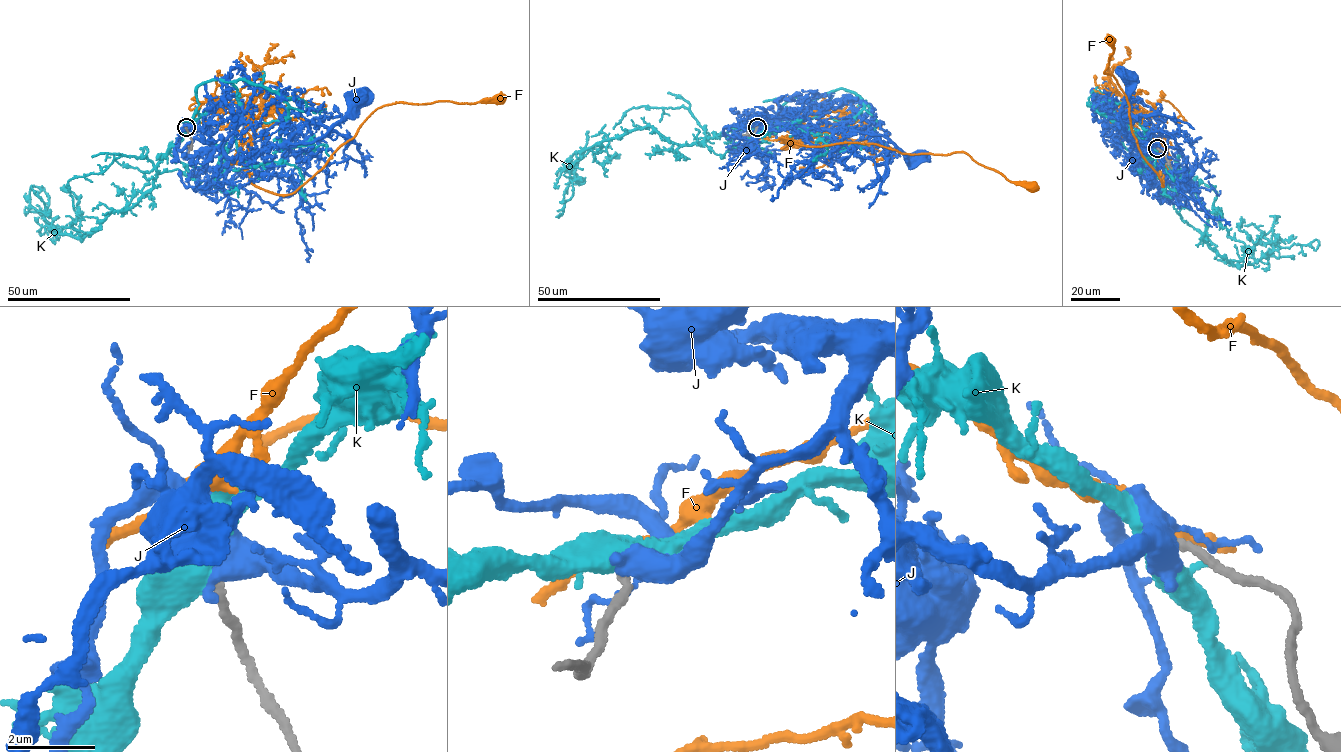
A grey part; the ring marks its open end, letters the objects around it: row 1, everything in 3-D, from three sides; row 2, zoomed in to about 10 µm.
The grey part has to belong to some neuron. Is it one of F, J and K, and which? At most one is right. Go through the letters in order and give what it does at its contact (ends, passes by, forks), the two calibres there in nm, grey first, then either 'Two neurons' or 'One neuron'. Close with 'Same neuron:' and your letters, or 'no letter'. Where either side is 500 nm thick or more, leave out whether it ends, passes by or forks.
F: It passes by. Thickness 260 nm (grey) against 240 nm. Two neurons
J: It forks there. Thickness 280 nm (grey) against 400 nm. Two neurons
K: It passes by. Thickness 260 nm (grey) against 280 nm. One neuron
Same neuron: K

